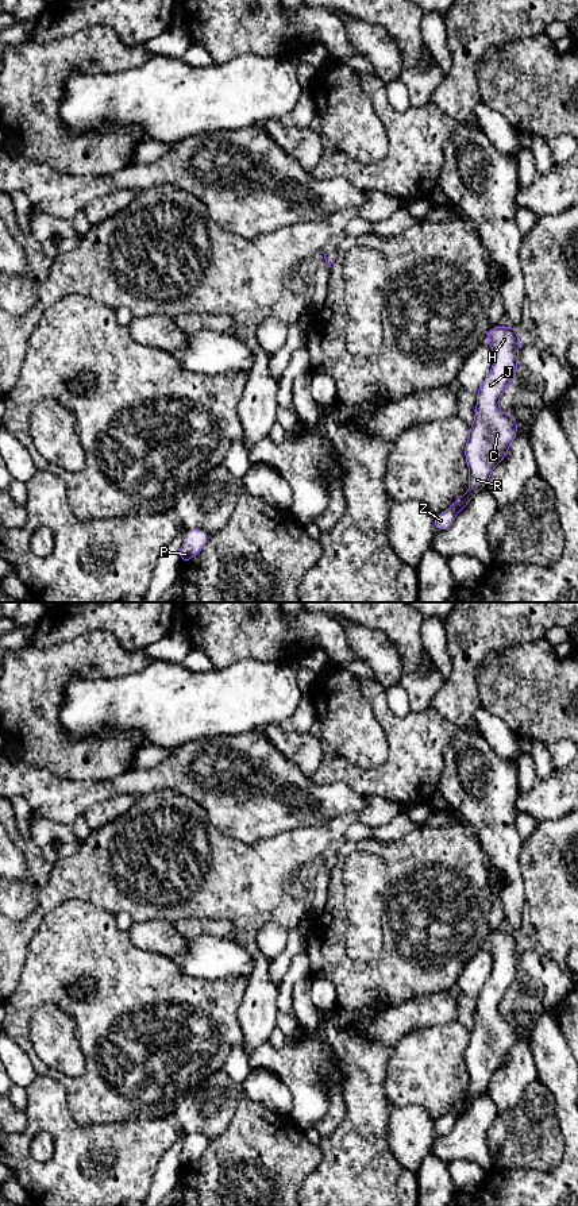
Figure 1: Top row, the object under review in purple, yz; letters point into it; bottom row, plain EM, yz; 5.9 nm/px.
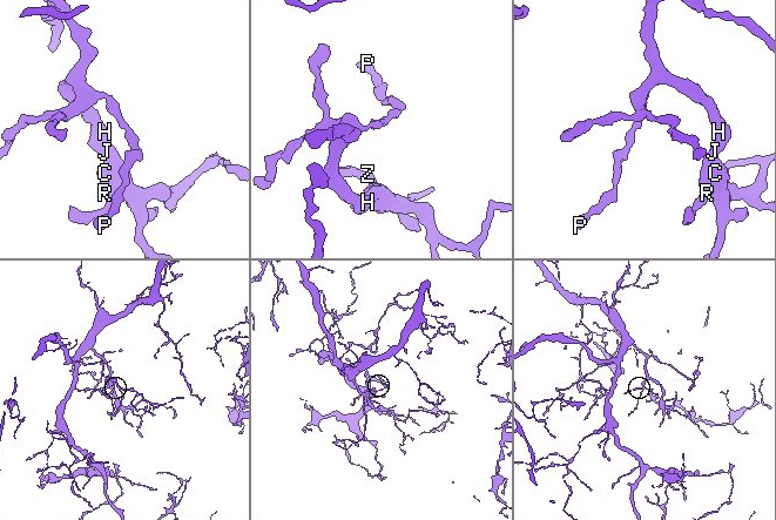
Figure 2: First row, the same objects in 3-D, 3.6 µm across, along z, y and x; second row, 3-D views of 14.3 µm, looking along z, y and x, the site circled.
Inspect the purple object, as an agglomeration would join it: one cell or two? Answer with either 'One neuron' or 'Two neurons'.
One neuron

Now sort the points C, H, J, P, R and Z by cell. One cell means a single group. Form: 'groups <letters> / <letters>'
groups C H J P R Z

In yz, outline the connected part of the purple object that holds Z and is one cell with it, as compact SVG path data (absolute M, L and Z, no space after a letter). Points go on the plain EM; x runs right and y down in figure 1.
M506 929L490 932L488 948L493 955L493 971L477 995L475 1024L470 1029L465 1052L469 1095L435 1121L436 1136L448 1134L456 1120L488 1090L494 1072L508 1060L517 1039L517 1026L498 1013L498 1005L516 982L521 947L517 936Z

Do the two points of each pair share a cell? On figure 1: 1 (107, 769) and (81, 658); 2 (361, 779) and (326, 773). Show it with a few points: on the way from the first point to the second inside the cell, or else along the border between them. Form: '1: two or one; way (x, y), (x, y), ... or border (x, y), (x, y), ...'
1: one; way (73, 756), (49, 732), (49, 686)
2: one; way (353, 775), (349, 773), (334, 773)

